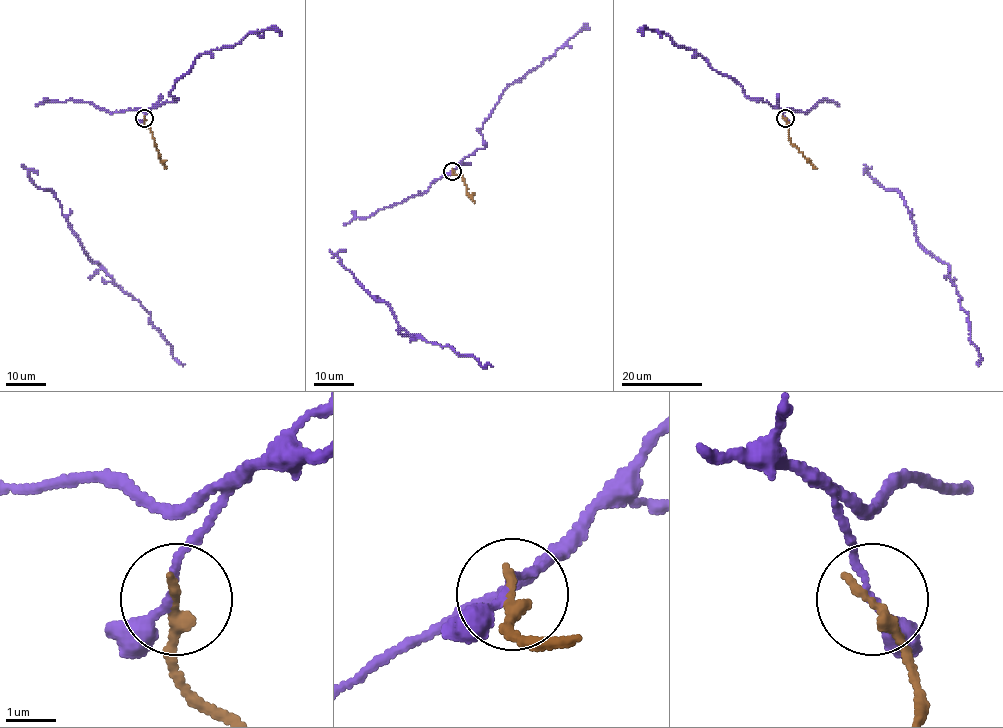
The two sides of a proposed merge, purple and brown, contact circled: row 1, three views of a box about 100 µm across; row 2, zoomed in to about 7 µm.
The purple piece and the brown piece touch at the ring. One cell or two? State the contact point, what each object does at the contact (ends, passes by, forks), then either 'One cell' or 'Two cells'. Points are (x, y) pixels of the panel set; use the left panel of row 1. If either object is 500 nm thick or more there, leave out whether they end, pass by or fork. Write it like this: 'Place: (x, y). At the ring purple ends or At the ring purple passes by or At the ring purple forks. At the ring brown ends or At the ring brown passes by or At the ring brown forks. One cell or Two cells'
Place: (144, 118). At the ring purple passes by. At the ring brown ends. Two cells

